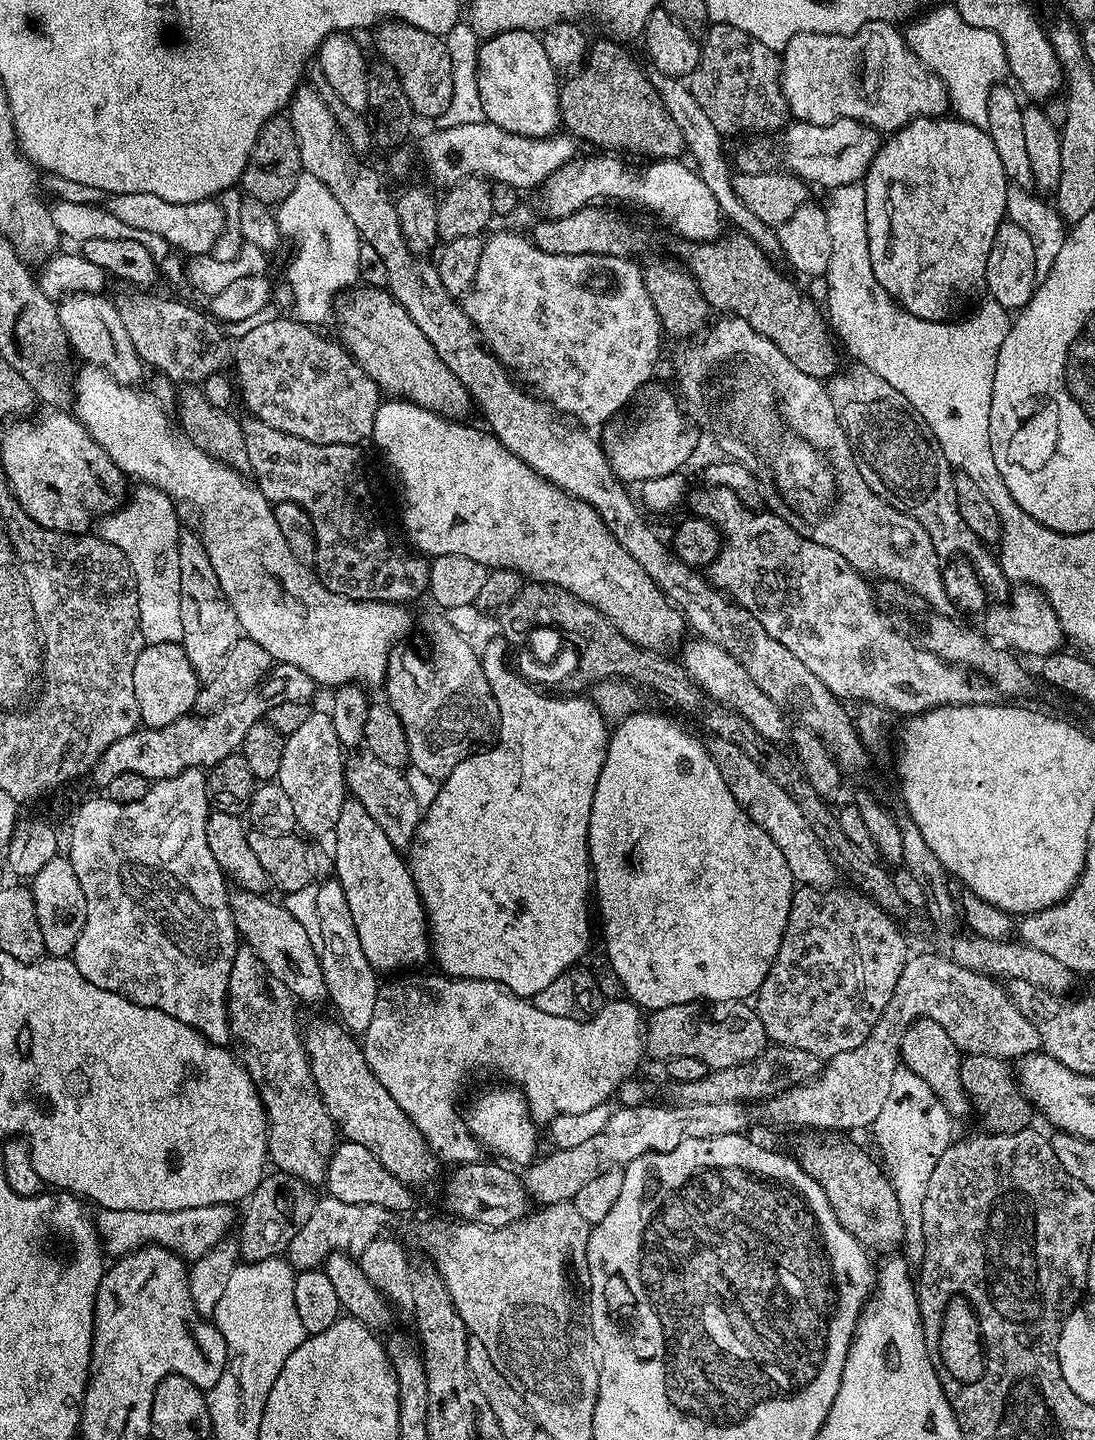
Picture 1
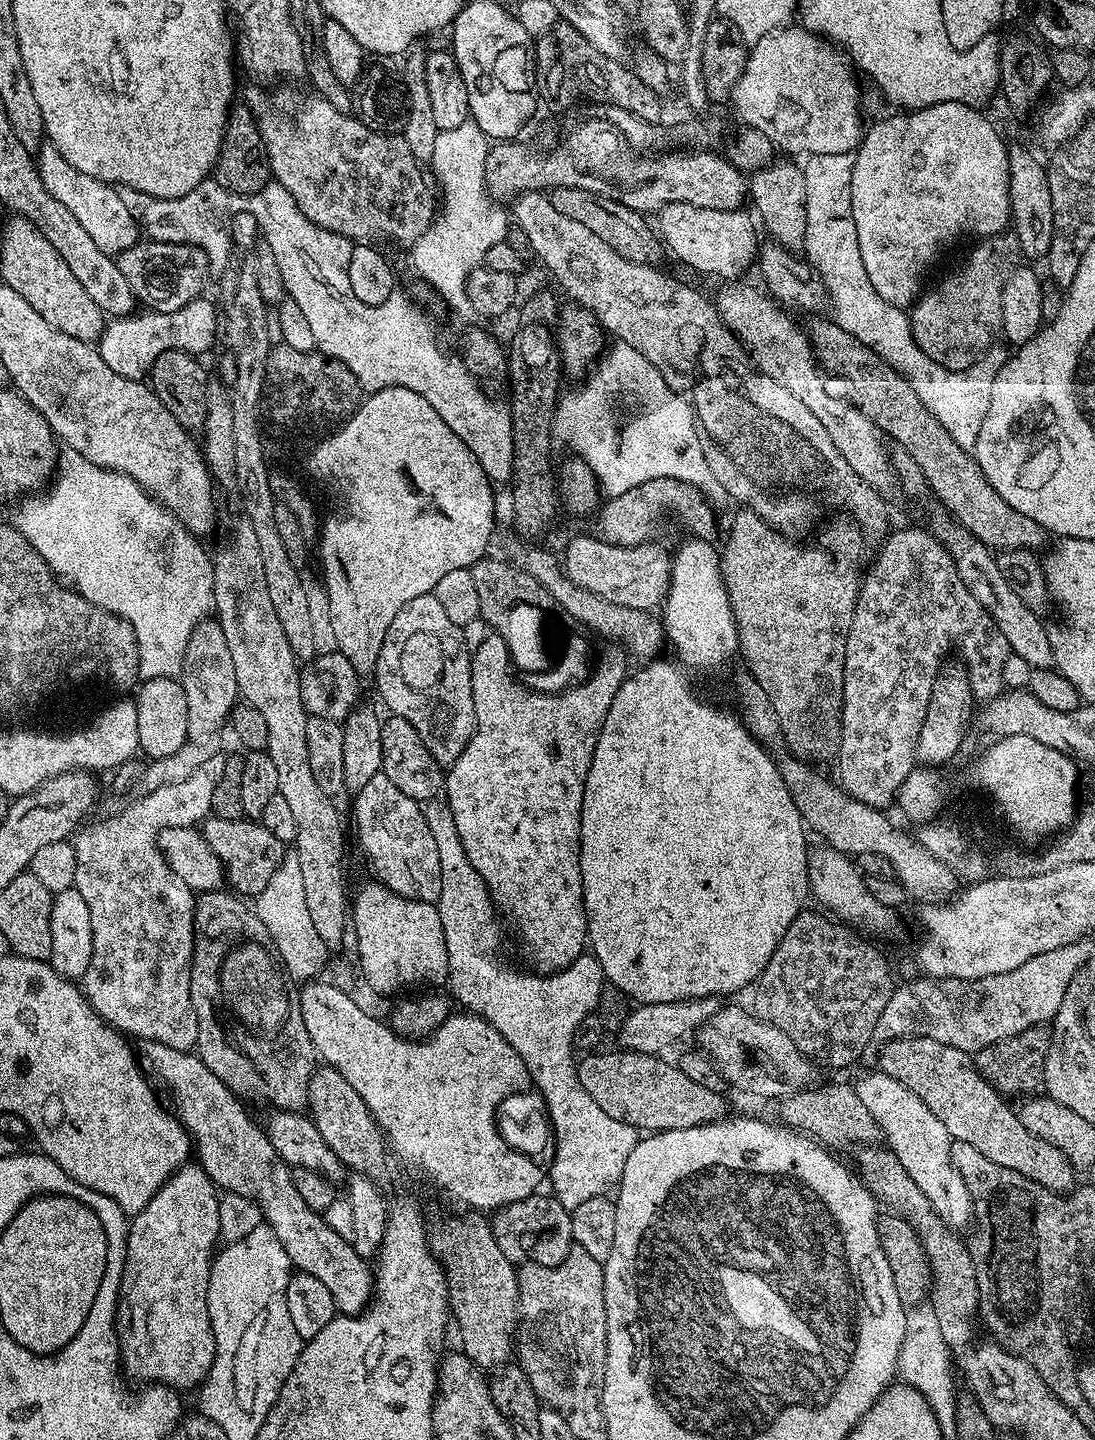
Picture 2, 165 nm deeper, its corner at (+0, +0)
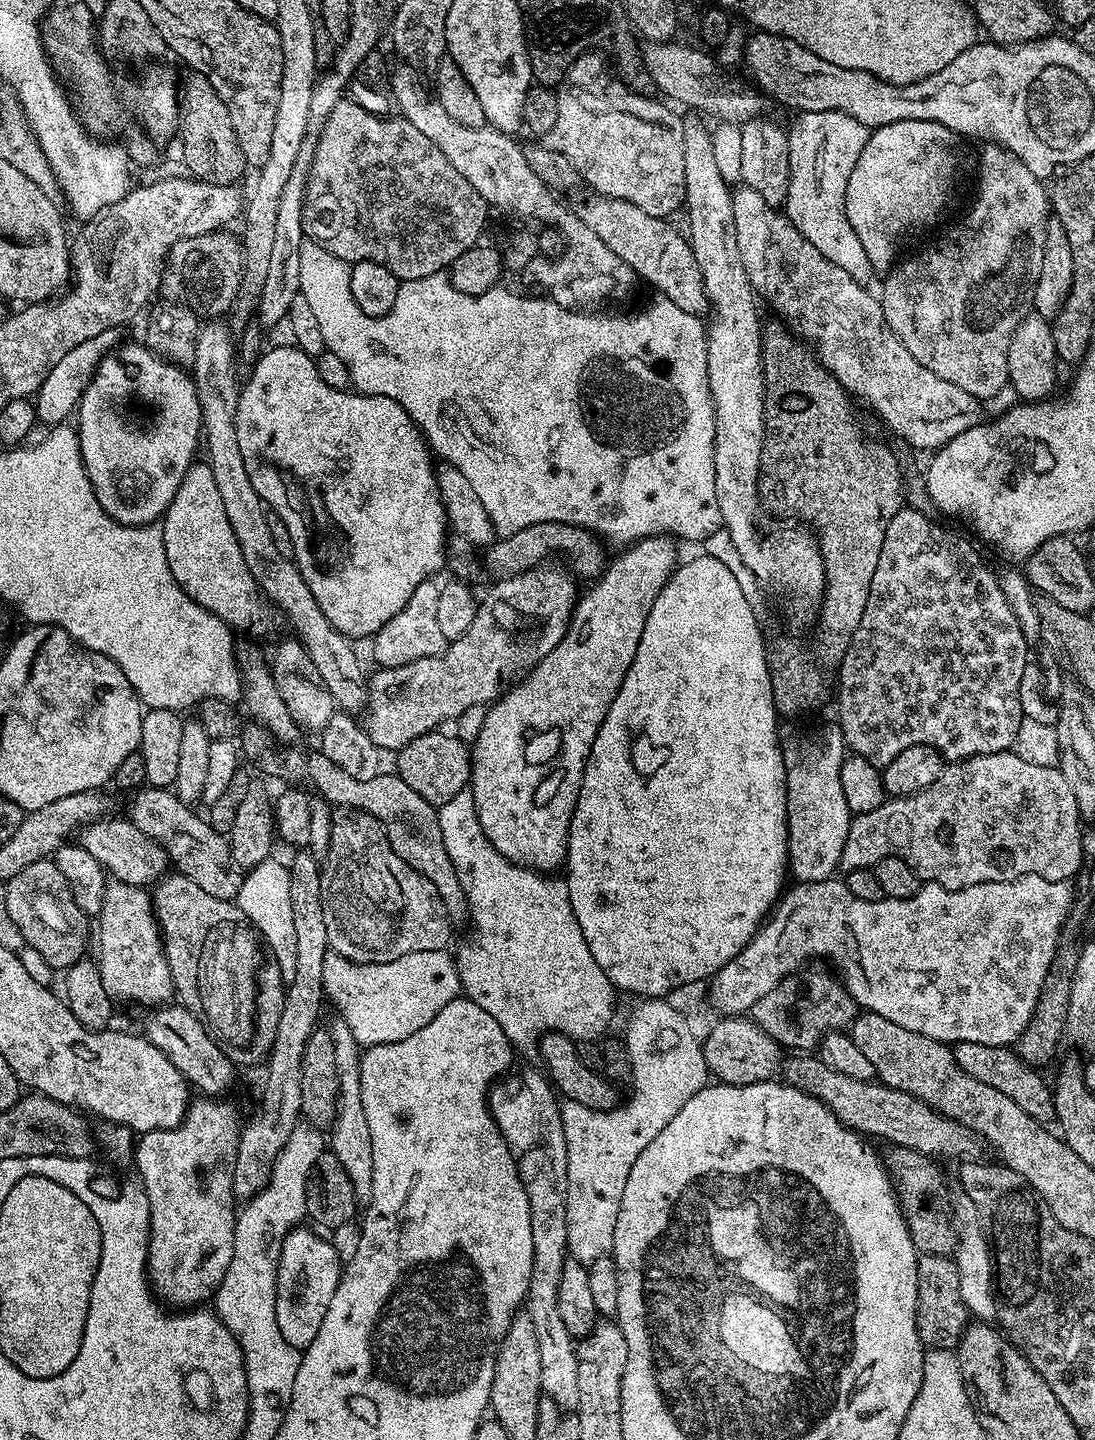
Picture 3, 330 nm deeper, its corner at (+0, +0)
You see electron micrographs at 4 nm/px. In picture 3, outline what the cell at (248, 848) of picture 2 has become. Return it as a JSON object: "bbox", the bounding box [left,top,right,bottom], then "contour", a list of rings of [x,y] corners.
{"bbox":[126,786,242,901],"contour":[[[144,786],[133,796],[136,797],[133,798],[132,805],[129,806],[128,812],[126,812],[127,819],[131,820],[134,826],[138,826],[138,830],[142,830],[142,834],[146,834],[151,840],[164,847],[175,871],[181,876],[190,878],[190,882],[195,882],[197,886],[202,886],[202,890],[206,890],[206,894],[214,894],[214,898],[235,901],[240,889],[242,872],[232,861],[232,851],[228,845],[227,835],[214,830],[214,826],[210,826],[201,813],[200,816],[196,813],[197,809],[195,807],[183,804],[176,797],[175,791]]]}

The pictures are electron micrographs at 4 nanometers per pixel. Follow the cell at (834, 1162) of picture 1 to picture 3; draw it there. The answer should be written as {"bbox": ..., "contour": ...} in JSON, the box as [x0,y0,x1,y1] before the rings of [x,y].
{"bbox":[916,1256,970,1349],"contour":[[[925,1256],[918,1259],[918,1306],[916,1325],[920,1338],[928,1348],[955,1349],[970,1323],[970,1313],[962,1302],[958,1266],[947,1256]]]}

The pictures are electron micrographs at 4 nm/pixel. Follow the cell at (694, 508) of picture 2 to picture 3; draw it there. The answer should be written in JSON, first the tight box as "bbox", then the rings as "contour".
{"bbox":[482,522,606,578],"contour":[[[538,522],[534,526],[526,526],[526,530],[507,533],[503,538],[487,545],[485,552],[488,553],[483,553],[482,560],[487,567],[489,564],[494,571],[500,572],[496,574],[514,576],[518,572],[537,568],[539,564],[545,563],[549,558],[565,556],[568,559],[567,567],[577,577],[595,578],[606,567],[603,546],[605,547],[601,537],[589,532],[586,528],[579,528],[566,522]]]}

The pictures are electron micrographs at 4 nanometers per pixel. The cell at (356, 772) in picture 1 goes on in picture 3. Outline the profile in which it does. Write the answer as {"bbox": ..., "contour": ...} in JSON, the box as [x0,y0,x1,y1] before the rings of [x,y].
{"bbox":[320,807,454,964],"contour":[[[337,807],[335,811],[333,811],[332,825],[330,826],[330,846],[322,860],[320,878],[322,915],[326,918],[326,938],[328,939],[328,947],[331,951],[342,954],[347,960],[353,960],[359,964],[394,962],[395,960],[401,960],[402,957],[411,952],[438,950],[439,948],[447,949],[449,947],[448,939],[452,936],[454,925],[451,918],[446,914],[446,906],[442,902],[442,898],[438,894],[434,882],[430,882],[430,878],[418,874],[418,870],[414,870],[406,862],[402,862],[402,858],[398,858],[398,854],[394,854],[394,850],[390,846],[390,842],[384,833],[384,828],[370,814],[366,814],[357,808]]]}

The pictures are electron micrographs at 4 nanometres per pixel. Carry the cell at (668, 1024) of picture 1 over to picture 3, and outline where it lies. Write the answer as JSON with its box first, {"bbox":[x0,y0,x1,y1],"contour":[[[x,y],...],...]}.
{"bbox":[782,1055,982,1160],"contour":[[[789,1055],[784,1061],[782,1076],[798,1090],[821,1100],[843,1124],[865,1137],[877,1136],[880,1140],[889,1140],[889,1145],[909,1148],[933,1158],[945,1156],[948,1160],[955,1156],[975,1157],[979,1153],[976,1151],[982,1148],[981,1141],[969,1128],[946,1118],[941,1112],[935,1112],[926,1102],[902,1090],[894,1090],[880,1083],[879,1079],[859,1080],[849,1078],[847,1074],[838,1074],[838,1070],[830,1070],[830,1066],[815,1055]]]}

